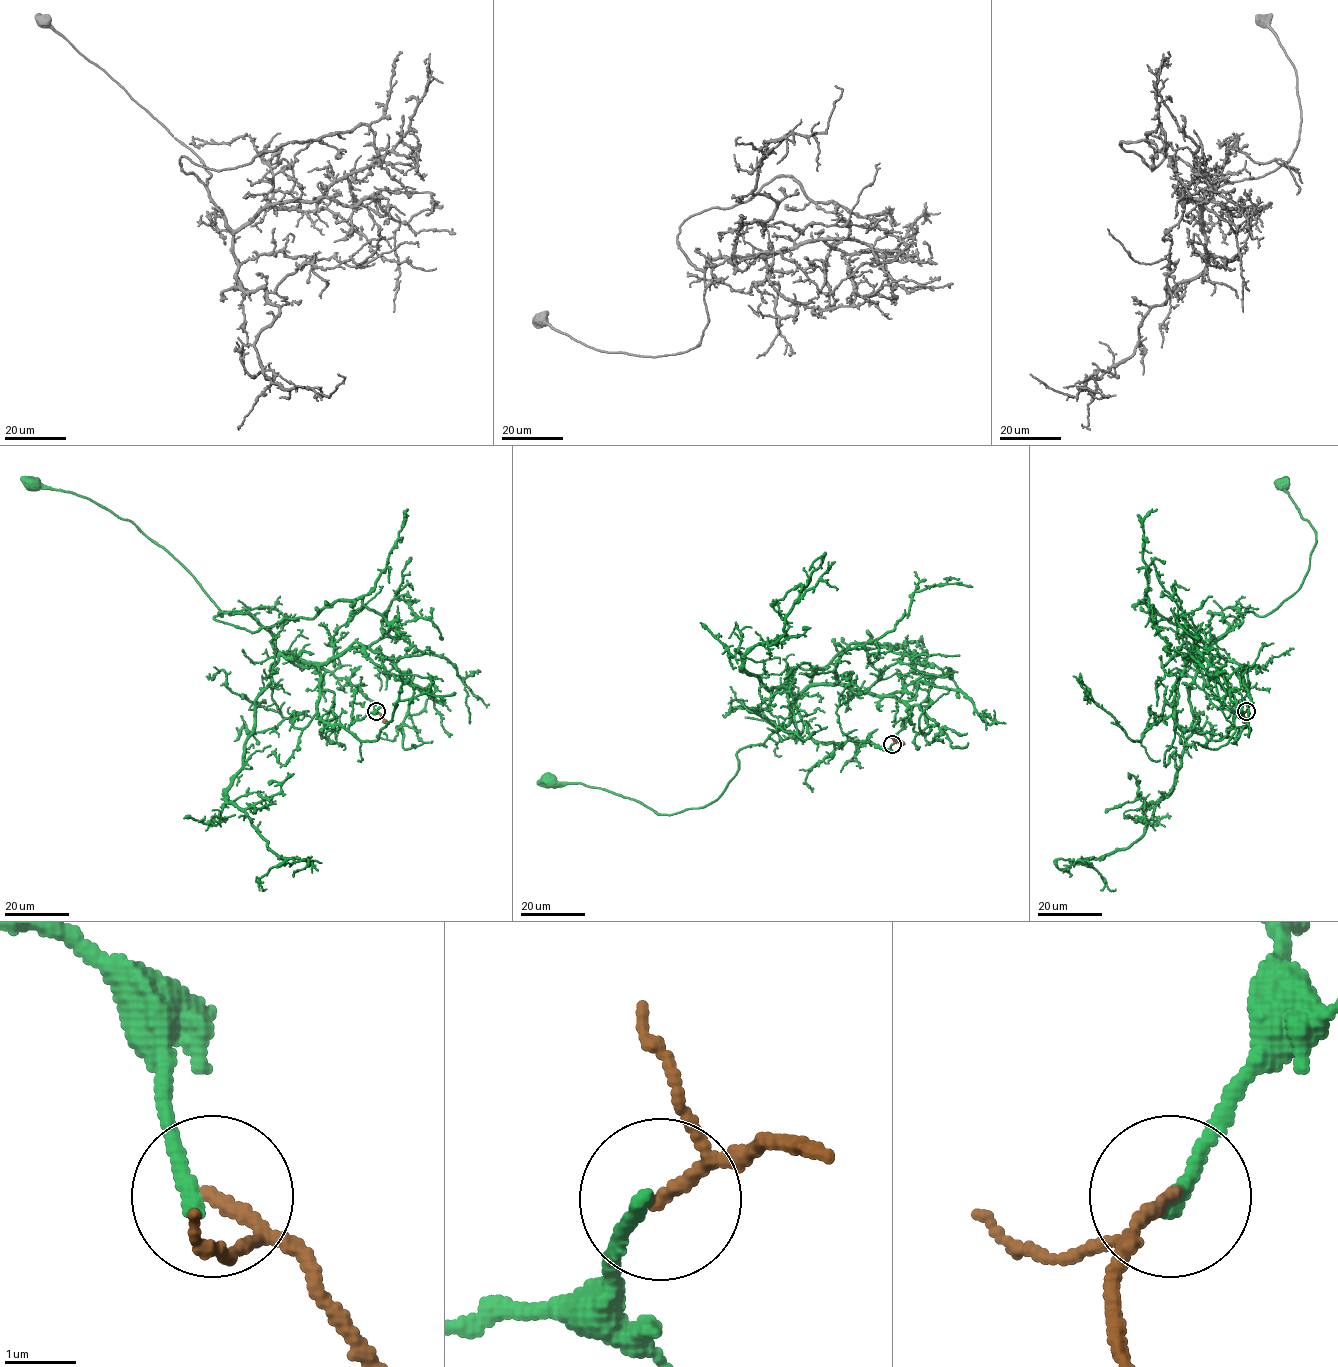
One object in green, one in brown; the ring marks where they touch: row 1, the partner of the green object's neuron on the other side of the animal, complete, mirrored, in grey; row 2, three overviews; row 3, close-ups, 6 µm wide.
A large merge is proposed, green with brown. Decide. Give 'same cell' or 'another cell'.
another cell

